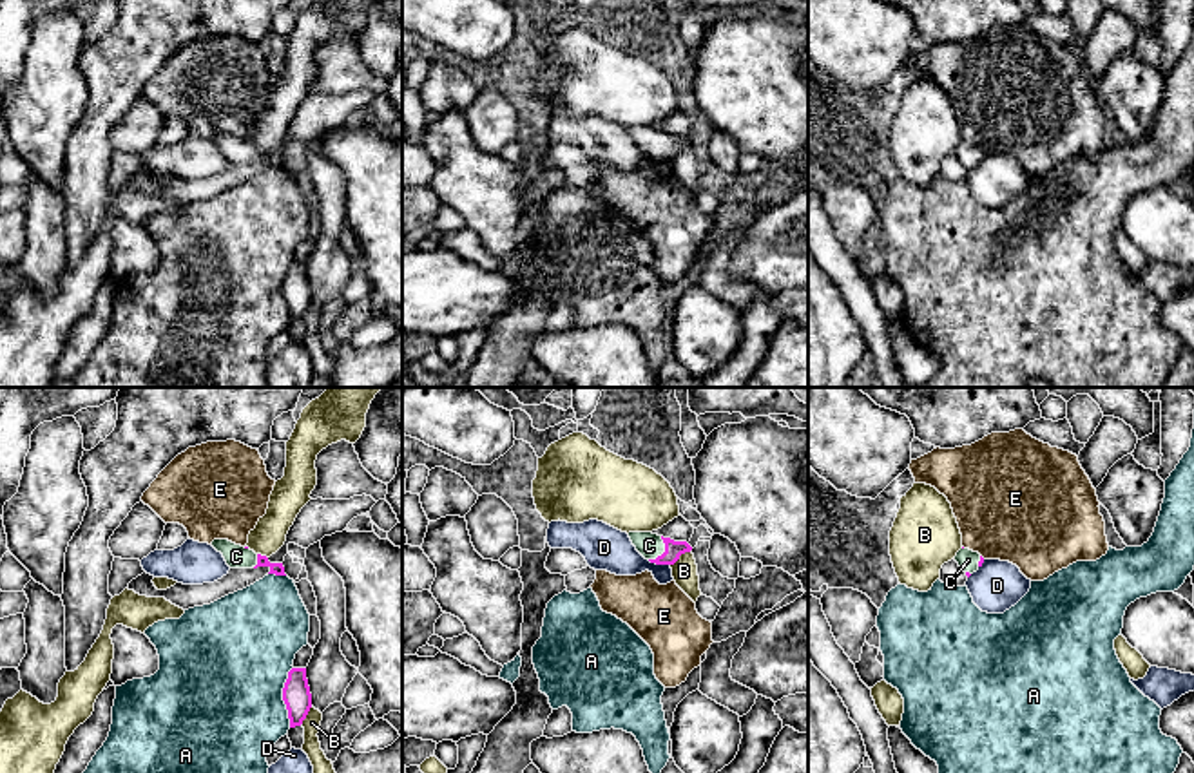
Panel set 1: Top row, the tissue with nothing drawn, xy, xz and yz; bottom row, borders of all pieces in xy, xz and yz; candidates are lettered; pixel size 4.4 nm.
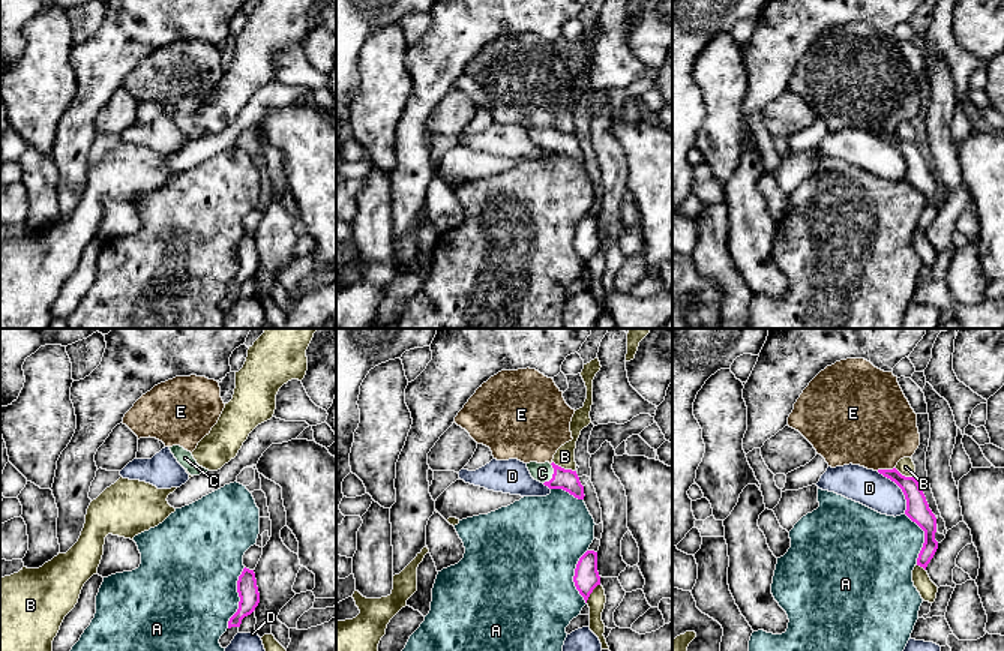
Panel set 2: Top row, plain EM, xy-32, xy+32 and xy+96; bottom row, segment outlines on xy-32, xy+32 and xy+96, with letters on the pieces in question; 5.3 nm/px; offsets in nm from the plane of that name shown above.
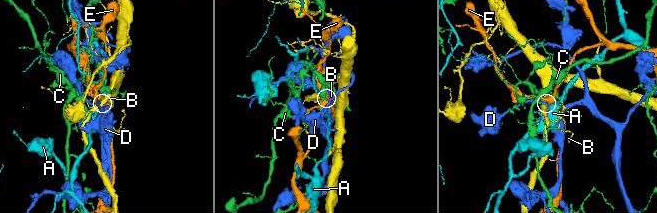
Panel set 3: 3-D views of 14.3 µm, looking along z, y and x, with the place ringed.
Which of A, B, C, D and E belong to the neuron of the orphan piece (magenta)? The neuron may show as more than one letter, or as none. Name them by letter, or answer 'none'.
C

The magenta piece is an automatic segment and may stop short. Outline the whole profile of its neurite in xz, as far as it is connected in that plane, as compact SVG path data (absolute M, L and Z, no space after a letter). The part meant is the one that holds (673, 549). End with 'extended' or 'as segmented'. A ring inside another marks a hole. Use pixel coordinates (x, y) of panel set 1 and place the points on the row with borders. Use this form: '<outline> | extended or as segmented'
M629 532L629 538L636 550L656 565L674 565L681 554L692 550L687 541L674 541L652 532Z | extended

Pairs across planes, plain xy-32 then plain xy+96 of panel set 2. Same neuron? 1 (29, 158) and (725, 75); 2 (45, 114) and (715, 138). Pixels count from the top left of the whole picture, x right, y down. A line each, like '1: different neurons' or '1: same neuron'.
1: different neurons
2: same neuron

